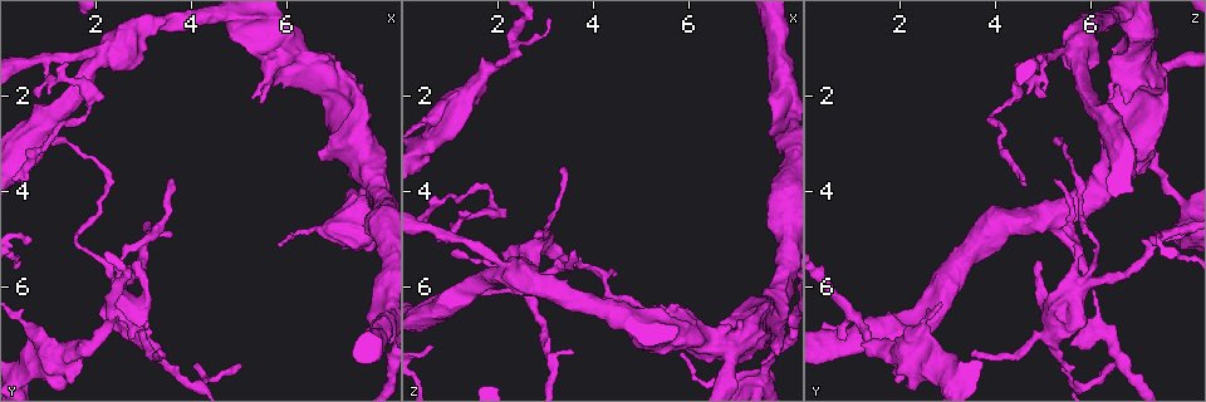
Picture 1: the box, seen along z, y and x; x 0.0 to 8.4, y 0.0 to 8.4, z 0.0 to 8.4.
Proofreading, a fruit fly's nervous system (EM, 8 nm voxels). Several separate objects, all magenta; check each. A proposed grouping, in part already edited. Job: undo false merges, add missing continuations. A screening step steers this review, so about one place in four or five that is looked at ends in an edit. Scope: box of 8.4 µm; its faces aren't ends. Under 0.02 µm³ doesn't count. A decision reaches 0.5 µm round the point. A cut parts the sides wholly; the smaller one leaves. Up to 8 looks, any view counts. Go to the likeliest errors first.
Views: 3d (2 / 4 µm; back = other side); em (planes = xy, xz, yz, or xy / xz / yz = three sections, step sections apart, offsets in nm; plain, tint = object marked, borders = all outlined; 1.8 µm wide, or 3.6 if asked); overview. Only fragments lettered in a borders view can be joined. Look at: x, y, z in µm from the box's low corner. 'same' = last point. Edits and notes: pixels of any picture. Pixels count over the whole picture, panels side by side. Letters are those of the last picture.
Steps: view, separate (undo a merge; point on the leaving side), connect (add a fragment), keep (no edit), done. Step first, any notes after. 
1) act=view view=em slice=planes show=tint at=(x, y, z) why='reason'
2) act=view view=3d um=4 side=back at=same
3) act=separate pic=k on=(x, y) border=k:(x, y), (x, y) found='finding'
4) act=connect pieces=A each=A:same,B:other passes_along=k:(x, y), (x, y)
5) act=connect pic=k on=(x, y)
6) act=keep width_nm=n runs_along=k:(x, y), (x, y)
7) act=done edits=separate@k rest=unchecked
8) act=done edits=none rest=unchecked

act=view view=3d um=4 at=(1.00, 1.30, 4.95) why='sharp bend'

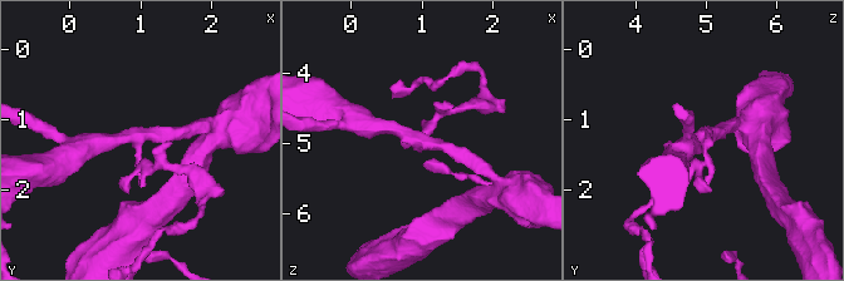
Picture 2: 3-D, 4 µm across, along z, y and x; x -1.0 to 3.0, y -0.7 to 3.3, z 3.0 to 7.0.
act=view view=em slice=planes show=plain at=(1.00, 1.30, 5.00) why='now the EM'

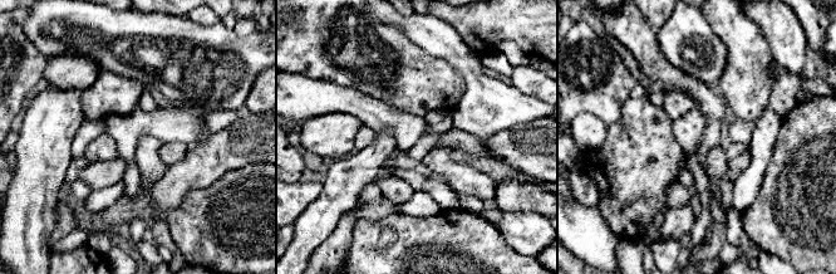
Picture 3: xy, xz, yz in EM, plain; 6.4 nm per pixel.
act=view view=em slice=planes show=borders at=same

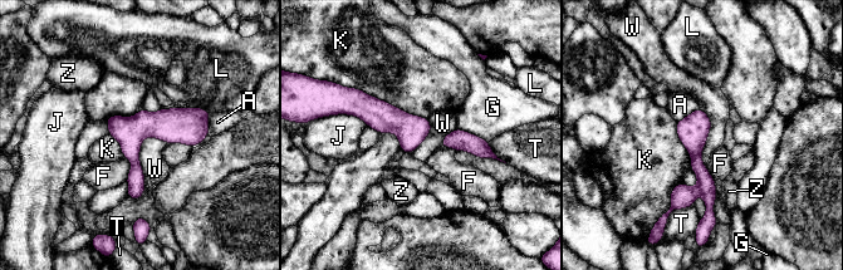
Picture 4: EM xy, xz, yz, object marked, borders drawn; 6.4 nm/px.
act=separate pic=4 on=(682, 196) longest_contact=K:550nm each=A:other,F:other,G:other,J:other,K:other,L:other,T:other,W:other,Z:other found='a second cell is stuck on'

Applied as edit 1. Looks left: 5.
act=view view=3d um=2 at=(5.05, 7.65, 6.45) why='tapers out'

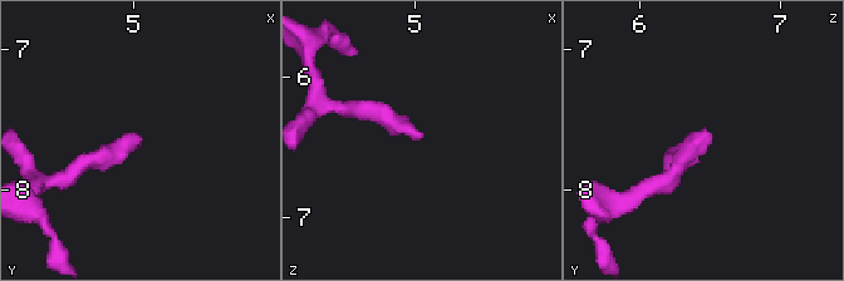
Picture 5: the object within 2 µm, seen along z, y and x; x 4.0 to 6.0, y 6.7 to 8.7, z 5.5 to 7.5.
act=view view=em slice=planes show=borders at=(5.02, 7.66, 6.44)

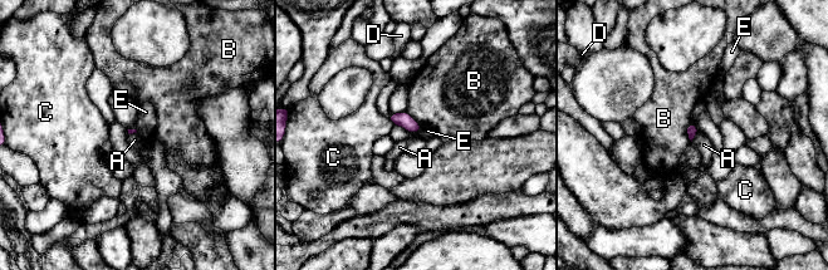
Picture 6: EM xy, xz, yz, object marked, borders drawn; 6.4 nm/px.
act=keep longest_contact=B:140nm each=A:other,B:other,C:other,D:other,E:other border=6:(699, 132), (691, 141) found='no lettered fragment goes on from it'

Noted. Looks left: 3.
act=view view=3d um=2 at=(2.85, 5.45, 4.90) why='branch stops here'

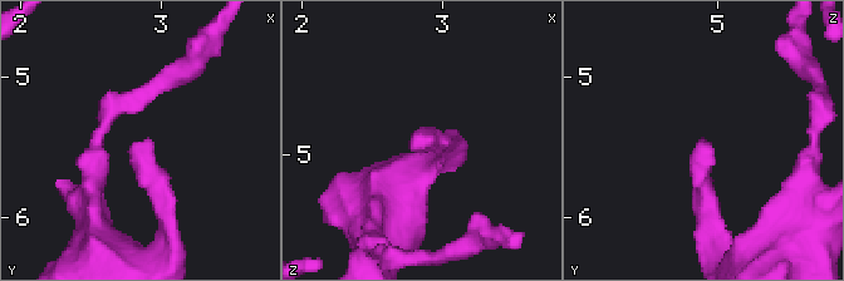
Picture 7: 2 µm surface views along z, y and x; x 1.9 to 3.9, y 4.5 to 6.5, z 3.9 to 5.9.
act=view view=em slice=planes show=borders at=(2.86, 5.44, 4.88) why='need the tissue'

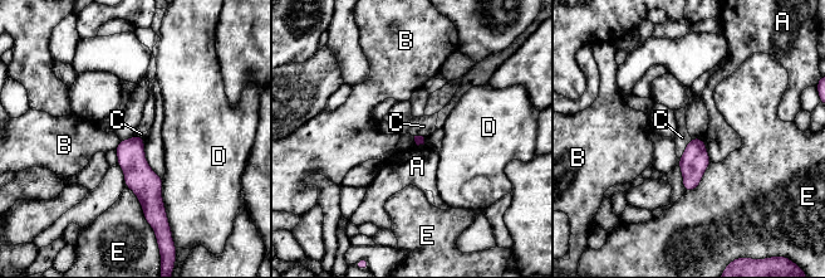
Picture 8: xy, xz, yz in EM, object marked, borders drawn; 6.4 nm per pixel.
act=keep longest_contact=E:280nm each=A:other,B:other,C:other,D:other,E:other found='no lettered fragment goes on from it'

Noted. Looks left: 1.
act=done edits=separate@4 rest=unchecked

